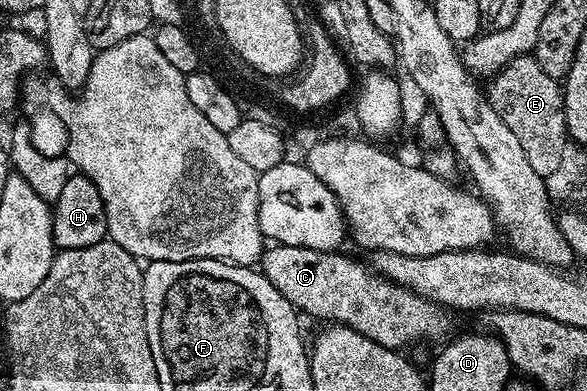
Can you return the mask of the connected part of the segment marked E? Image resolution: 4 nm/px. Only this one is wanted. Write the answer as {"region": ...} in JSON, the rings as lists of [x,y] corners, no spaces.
{"region":[[[532,55],[515,58],[503,71],[492,77],[488,84],[488,102],[497,111],[507,130],[511,130],[515,138],[519,138],[519,146],[523,146],[523,154],[527,156],[531,170],[546,178],[552,178],[553,175],[556,177],[561,171],[561,156],[567,147],[565,97],[562,85],[555,78],[551,78],[551,74],[544,72],[543,66],[539,66],[539,62],[534,60]]]}

